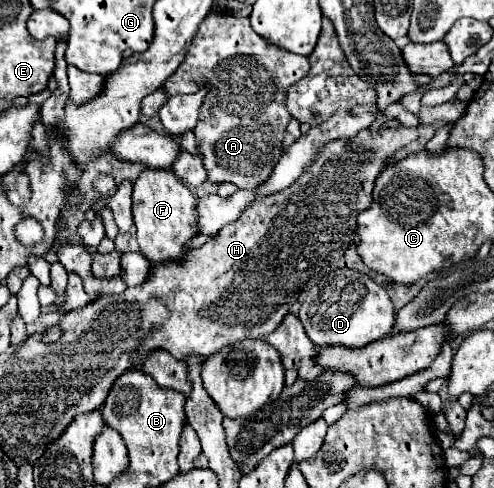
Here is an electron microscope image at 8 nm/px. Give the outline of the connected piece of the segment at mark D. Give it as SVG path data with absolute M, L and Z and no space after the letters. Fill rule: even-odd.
M335 269L321 277L307 293L297 317L303 323L309 339L317 347L329 345L347 345L347 347L365 347L385 335L393 327L393 301L389 293L377 285L369 275L355 269ZM361 293L361 297L355 297Z

